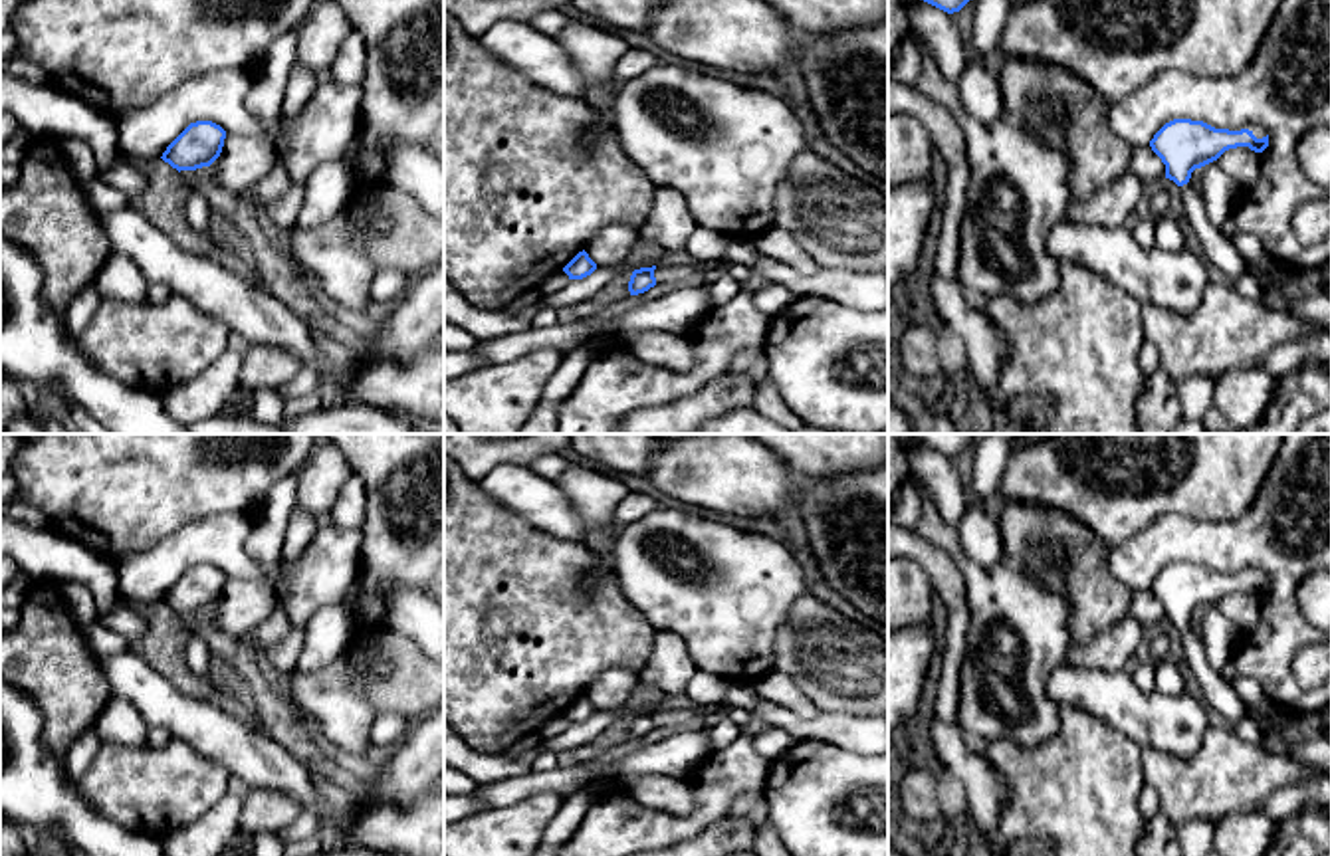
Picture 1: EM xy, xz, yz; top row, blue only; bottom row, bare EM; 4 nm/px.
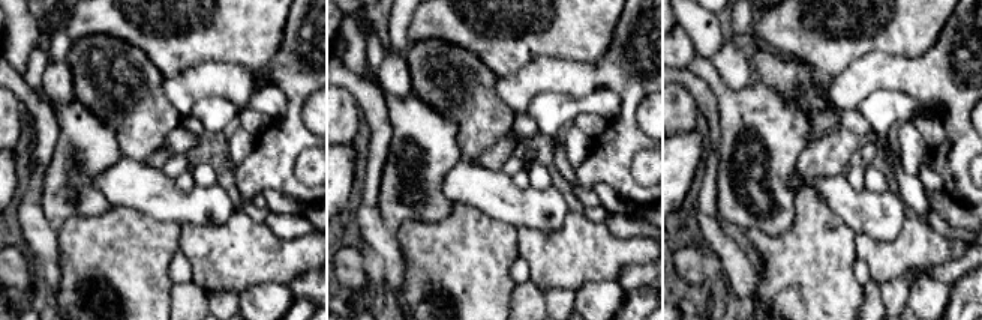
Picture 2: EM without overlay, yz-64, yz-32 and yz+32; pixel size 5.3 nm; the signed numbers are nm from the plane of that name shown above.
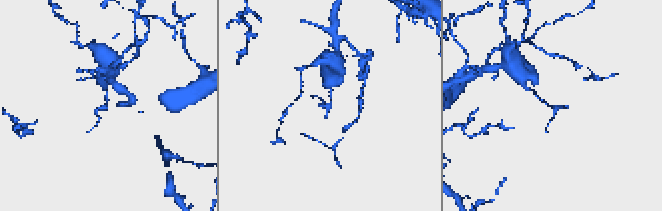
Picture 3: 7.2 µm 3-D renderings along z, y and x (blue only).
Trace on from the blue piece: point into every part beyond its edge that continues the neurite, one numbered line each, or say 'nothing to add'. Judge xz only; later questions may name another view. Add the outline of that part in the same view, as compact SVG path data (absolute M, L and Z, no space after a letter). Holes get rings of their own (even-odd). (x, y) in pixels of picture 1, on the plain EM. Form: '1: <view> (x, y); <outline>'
nothing to add

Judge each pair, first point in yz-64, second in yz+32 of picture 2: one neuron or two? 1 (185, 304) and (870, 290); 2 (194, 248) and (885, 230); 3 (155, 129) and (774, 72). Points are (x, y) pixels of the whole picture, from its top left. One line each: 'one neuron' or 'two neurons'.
1: one neuron
2: two neurons
3: one neuron

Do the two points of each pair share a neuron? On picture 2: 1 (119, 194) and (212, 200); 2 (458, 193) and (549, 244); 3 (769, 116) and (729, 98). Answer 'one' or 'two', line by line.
1: one
2: two
3: one

